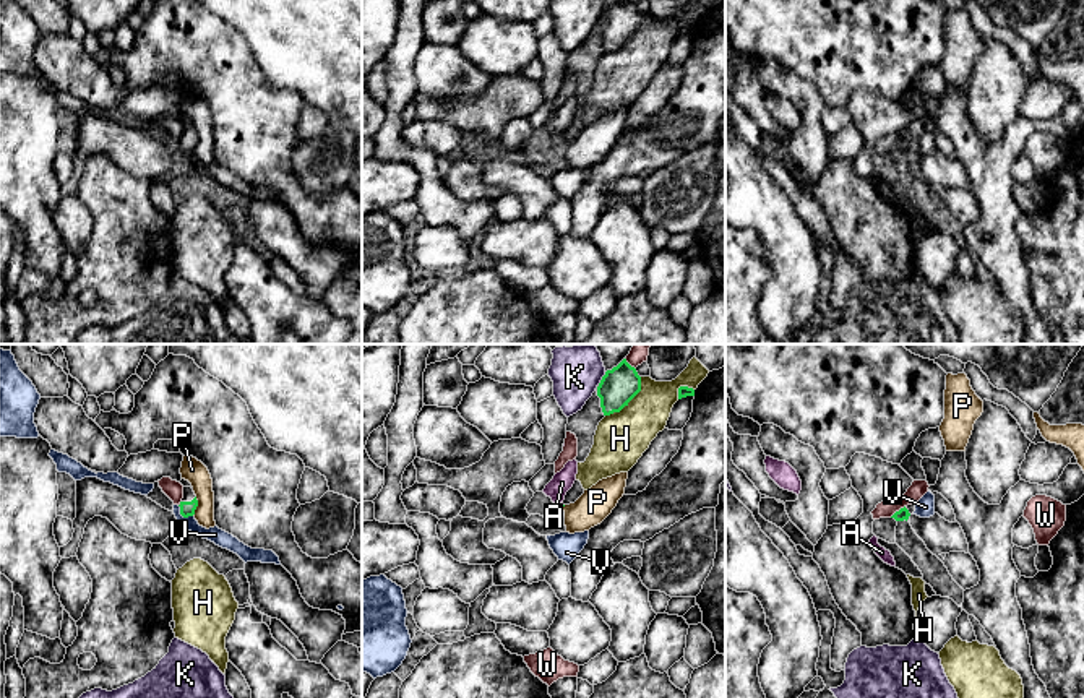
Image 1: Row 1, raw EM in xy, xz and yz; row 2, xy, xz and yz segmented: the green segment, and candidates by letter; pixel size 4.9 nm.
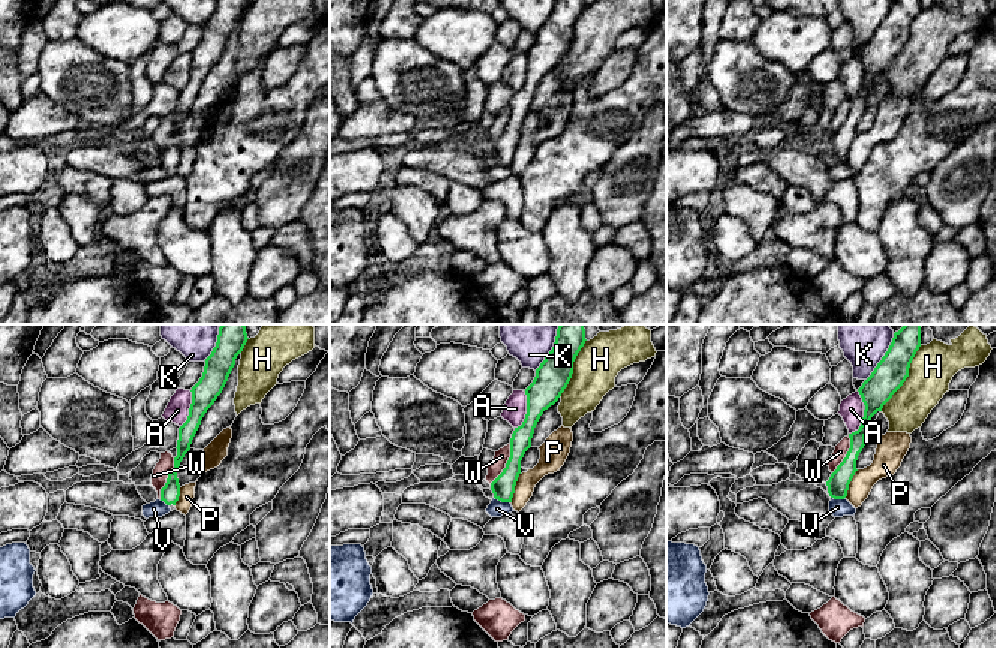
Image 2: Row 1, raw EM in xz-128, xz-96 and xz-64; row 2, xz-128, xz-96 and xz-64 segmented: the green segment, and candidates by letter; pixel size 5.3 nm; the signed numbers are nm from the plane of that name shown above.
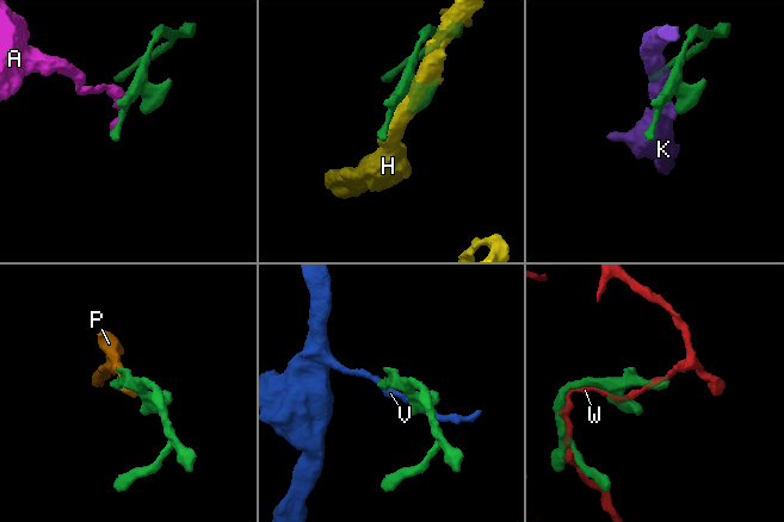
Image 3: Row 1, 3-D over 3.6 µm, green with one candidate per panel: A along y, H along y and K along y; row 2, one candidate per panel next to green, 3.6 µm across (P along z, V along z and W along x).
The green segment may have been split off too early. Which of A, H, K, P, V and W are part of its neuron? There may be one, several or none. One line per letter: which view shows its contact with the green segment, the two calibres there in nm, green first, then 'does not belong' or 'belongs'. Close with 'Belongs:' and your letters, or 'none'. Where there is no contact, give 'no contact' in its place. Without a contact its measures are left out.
A: contact in xz; calibres 20 and 100 nm; does not belong
H: contact in xz; calibres 180 and 260 nm; does not belong
K: contact in xz; calibres 180 and 200 nm; does not belong
P: contact in xy; calibres 80 and 120 nm; does not belong
V: contact in xy; calibres 80 and 80 nm; does not belong
W: contact in yz; calibres 60 and 90 nm; does not belong
Belongs: none

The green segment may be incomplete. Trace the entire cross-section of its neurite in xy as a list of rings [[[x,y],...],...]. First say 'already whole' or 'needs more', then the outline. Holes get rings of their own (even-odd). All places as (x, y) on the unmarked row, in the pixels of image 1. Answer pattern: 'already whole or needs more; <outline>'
needs more; [[[183,123],[183,135],[180,138],[180,151],[183,154],[193,153],[198,143],[196,131],[191,123]]]

